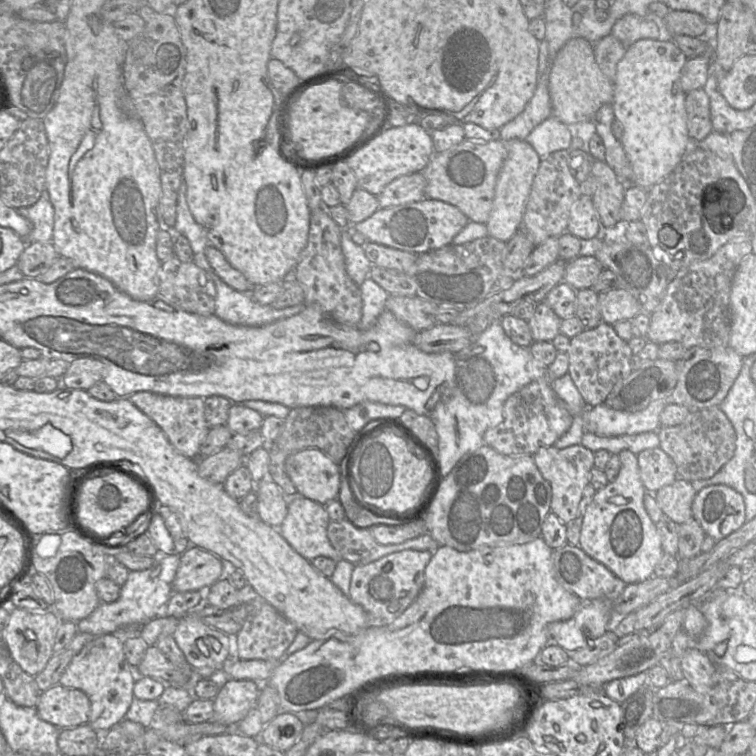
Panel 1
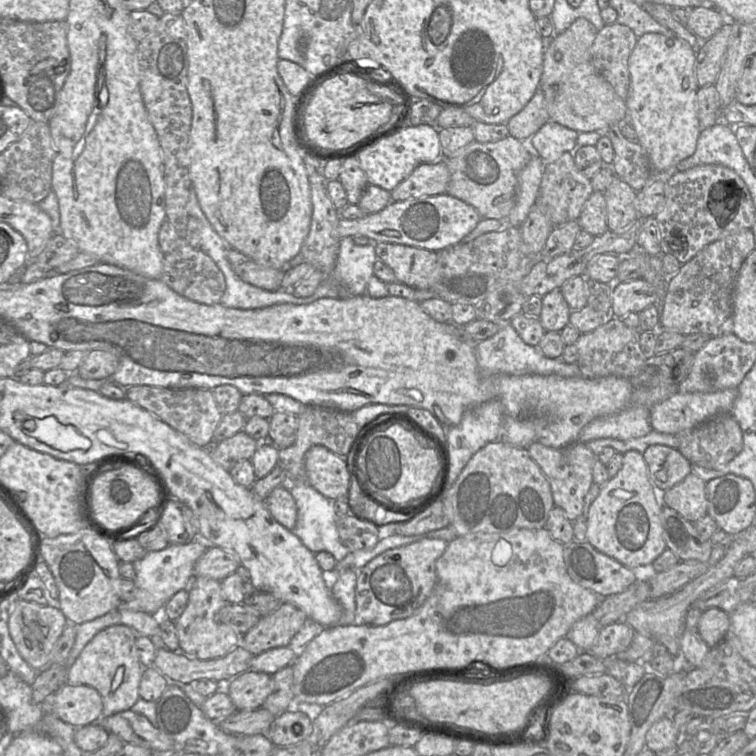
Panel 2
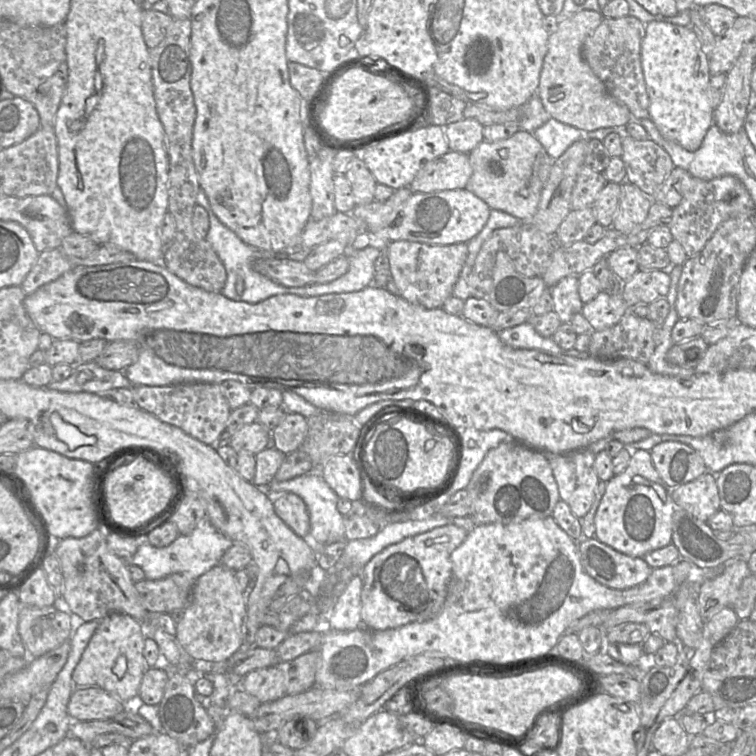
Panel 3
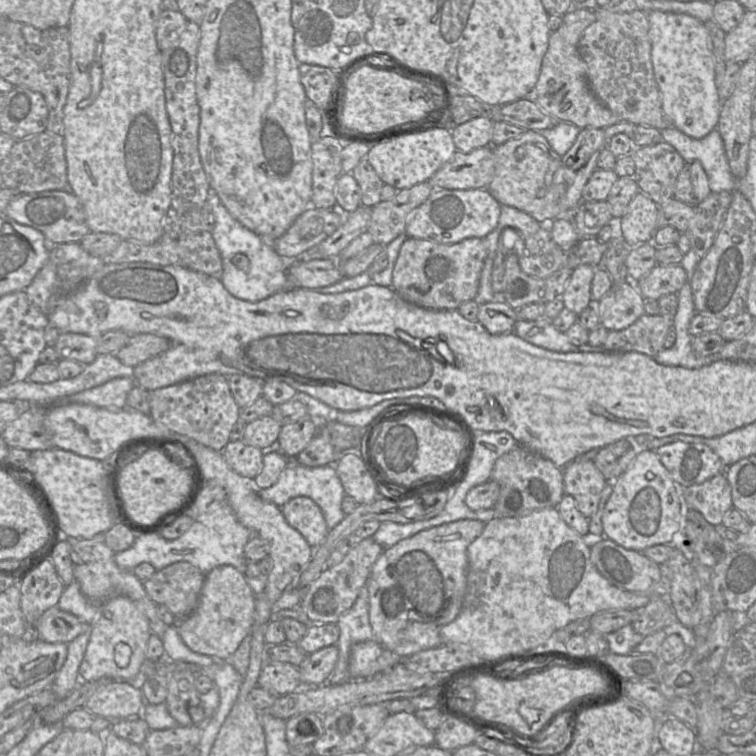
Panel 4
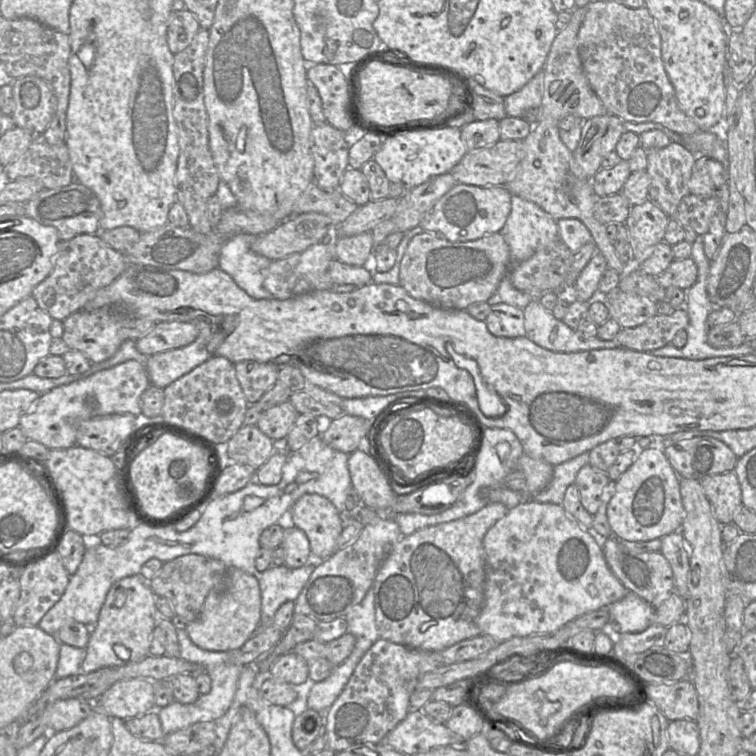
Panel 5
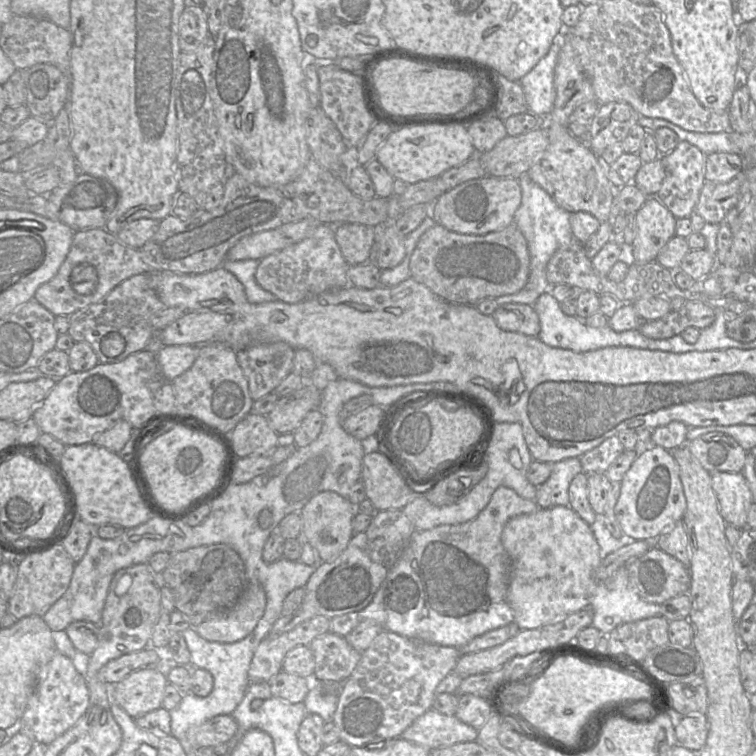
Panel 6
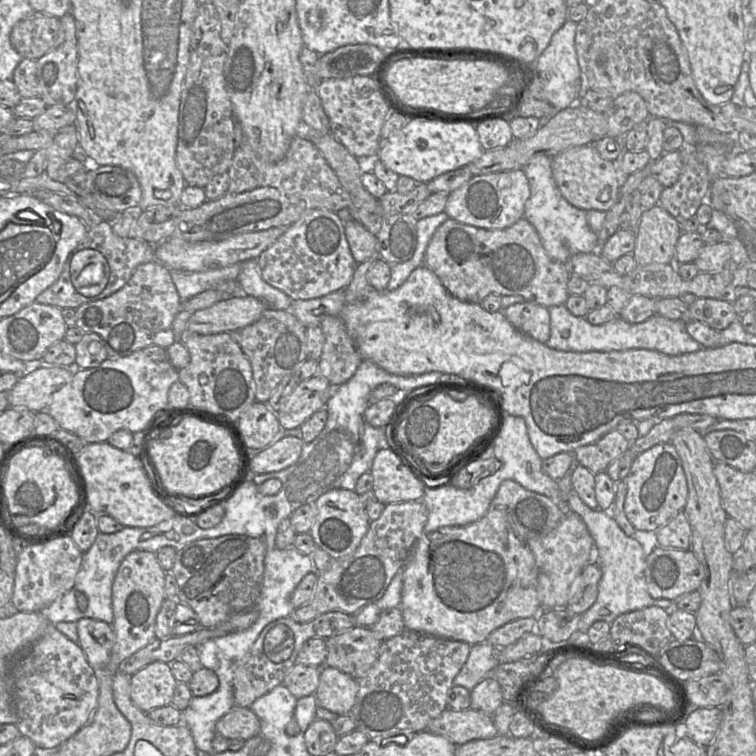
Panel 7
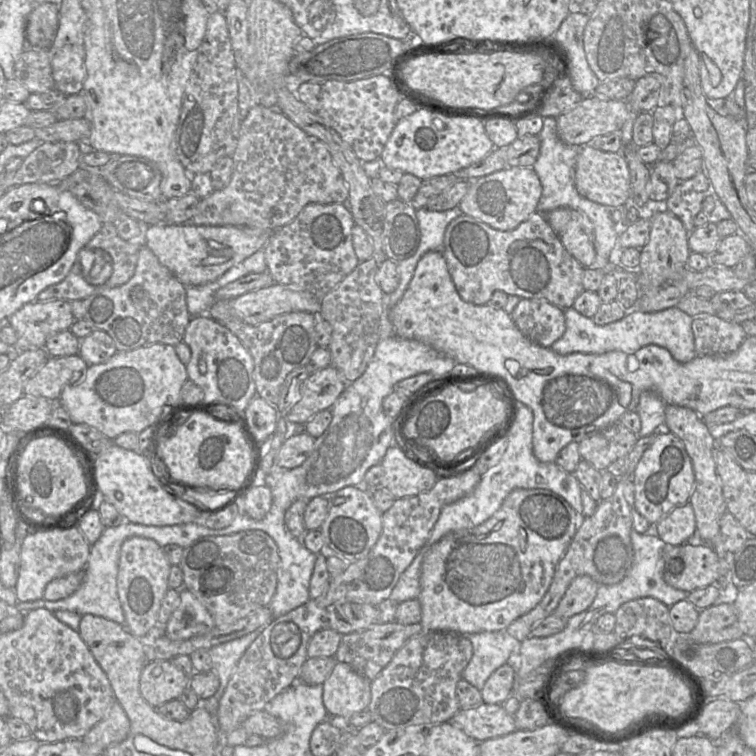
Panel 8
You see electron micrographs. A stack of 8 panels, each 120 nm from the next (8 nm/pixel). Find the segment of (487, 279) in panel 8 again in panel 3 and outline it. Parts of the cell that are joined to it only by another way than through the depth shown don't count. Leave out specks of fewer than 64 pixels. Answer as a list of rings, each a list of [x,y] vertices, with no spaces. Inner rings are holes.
[[[398,240],[390,242],[387,246],[390,276],[395,282],[398,294],[408,302],[427,309],[441,308],[453,295],[467,256],[467,243],[428,245]]]

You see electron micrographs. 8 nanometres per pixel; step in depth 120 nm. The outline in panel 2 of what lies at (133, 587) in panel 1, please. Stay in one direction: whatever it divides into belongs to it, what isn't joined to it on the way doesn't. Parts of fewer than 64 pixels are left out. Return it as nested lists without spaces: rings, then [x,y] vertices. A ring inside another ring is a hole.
[[[199,534],[199,539],[193,539],[187,544],[169,544],[162,550],[148,551],[142,559],[132,563],[136,572],[134,597],[122,602],[118,608],[160,615],[174,594],[189,587],[194,578],[195,563],[211,546],[214,545]]]

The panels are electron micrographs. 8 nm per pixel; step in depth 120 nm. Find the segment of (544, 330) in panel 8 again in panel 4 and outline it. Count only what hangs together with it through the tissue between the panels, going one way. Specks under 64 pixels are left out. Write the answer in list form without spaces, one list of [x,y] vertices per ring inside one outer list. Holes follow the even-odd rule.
[[[505,302],[480,304],[477,321],[490,334],[512,333],[517,322],[516,310]]]

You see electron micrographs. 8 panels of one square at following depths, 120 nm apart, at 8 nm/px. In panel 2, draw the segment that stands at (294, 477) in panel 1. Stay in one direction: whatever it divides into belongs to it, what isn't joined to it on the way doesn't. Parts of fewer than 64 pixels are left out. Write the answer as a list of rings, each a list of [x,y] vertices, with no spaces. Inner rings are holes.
[[[315,445],[305,455],[308,483],[330,500],[345,498],[350,488],[350,471],[345,458],[325,446]]]

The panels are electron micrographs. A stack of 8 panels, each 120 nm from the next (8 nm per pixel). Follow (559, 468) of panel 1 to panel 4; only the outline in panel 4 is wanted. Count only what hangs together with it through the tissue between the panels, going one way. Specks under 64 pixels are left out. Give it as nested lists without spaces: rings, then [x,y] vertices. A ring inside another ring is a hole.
[[[573,460],[563,470],[563,491],[571,495],[577,509],[587,518],[597,510],[607,480],[592,460]]]

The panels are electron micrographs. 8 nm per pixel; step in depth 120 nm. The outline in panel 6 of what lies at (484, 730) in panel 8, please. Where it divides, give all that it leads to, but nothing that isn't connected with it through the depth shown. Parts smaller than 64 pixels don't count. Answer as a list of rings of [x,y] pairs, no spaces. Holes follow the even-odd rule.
[[[433,709],[416,718],[401,734],[407,741],[434,750],[463,742],[474,742],[478,730],[455,715],[445,715]]]

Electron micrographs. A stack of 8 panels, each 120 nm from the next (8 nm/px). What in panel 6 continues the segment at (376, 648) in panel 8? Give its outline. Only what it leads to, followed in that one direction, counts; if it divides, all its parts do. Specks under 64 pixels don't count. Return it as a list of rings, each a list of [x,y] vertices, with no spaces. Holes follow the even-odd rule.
[[[328,632],[309,644],[315,659],[312,680],[344,682],[354,671],[361,653],[349,645],[345,637]]]

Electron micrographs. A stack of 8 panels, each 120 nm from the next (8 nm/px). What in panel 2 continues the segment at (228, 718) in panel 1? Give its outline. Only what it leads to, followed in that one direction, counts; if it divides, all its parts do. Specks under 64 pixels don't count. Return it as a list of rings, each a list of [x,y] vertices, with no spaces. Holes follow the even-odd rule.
[[[248,670],[229,682],[228,692],[237,711],[252,711],[263,707],[273,690],[273,675]]]

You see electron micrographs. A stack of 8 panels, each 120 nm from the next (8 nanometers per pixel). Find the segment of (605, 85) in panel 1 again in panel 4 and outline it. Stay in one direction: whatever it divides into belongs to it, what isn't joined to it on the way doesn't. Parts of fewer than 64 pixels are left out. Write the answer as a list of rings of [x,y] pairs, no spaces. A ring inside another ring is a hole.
[[[571,9],[564,14],[560,27],[551,32],[548,49],[543,57],[539,78],[534,87],[537,105],[544,112],[584,128],[604,129],[621,120],[611,112],[590,89],[587,67],[579,53],[579,41],[584,30],[596,19],[595,9]]]

